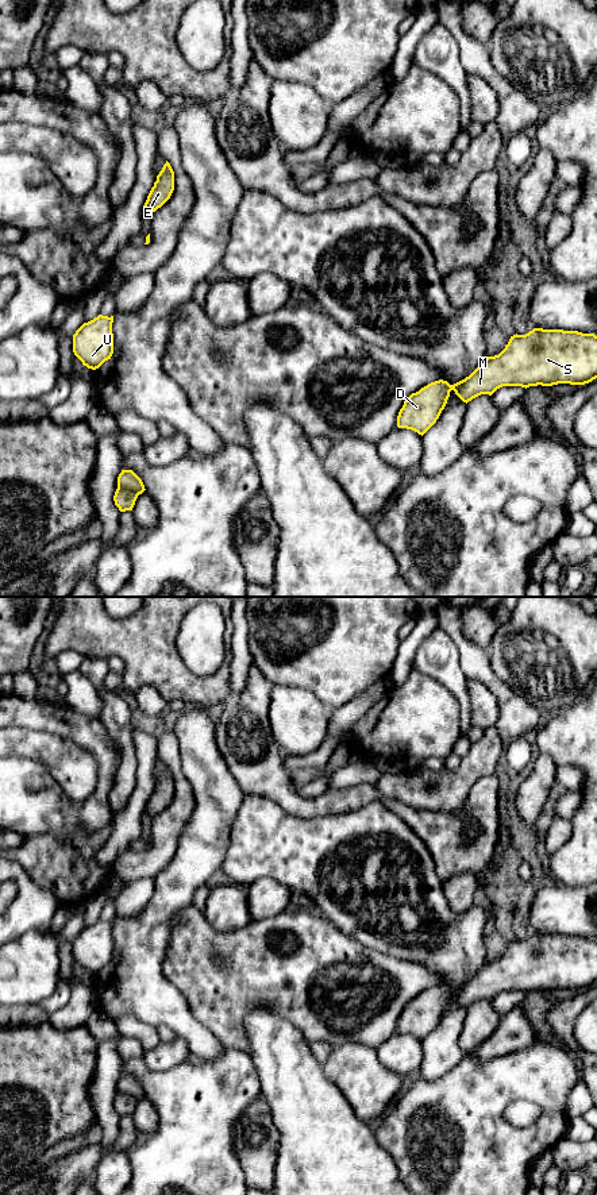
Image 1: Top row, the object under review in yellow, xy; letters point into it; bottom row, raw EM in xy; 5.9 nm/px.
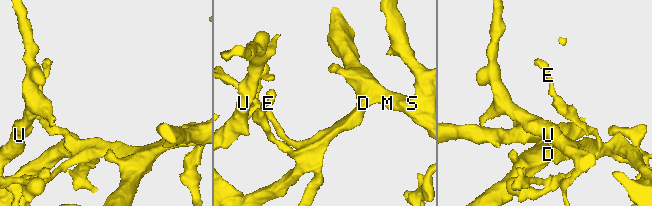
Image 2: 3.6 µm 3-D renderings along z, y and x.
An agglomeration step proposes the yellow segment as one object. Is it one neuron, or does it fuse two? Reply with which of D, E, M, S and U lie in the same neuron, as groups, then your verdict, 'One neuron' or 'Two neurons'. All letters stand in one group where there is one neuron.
Groups: D E M S / U. Two neurons

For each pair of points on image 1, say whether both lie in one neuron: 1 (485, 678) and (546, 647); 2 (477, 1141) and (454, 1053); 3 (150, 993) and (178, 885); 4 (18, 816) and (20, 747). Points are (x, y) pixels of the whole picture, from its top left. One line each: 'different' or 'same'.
1: different
2: different
3: same
4: different

